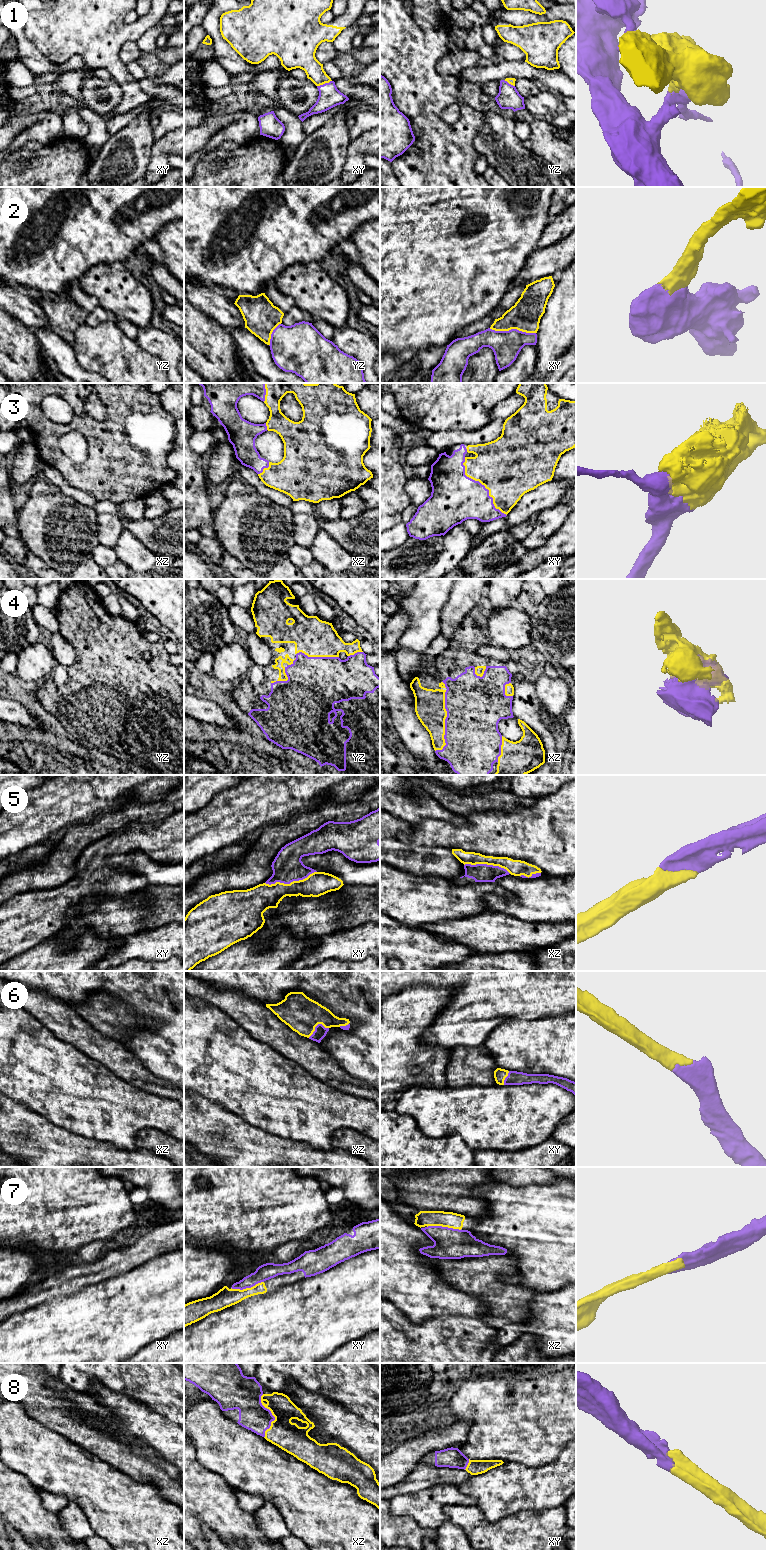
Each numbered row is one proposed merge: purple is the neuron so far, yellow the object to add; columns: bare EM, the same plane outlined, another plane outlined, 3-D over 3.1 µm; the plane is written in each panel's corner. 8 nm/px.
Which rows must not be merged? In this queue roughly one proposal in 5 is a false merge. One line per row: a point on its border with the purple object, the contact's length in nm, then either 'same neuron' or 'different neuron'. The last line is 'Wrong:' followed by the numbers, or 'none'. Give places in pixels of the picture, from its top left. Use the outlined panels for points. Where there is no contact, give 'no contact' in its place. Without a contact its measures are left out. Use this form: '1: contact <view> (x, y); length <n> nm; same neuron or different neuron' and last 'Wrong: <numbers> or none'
1: contact xy (325, 83); length 130 nm; same neuron
2: contact xy (512, 329); length 380 nm; different neuron
3: contact xy (481, 484); length 600 nm; same neuron
4: contact xz (445, 723); length 500 nm; same neuron
5: contact xy (290, 882); length 420 nm; same neuron
6: contact xz (316, 1026); length 190 nm; same neuron
7: contact xz (444, 1227); length 280 nm; same neuron
8: contact xz (272, 1415); length 360 nm; same neuron
Wrong: 2

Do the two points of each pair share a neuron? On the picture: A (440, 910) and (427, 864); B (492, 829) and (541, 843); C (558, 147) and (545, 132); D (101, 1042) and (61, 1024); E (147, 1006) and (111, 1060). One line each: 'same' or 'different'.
A: different
B: same
C: same
D: same
E: different

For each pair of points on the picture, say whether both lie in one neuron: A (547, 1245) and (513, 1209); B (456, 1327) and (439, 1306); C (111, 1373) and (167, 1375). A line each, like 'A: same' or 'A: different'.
A: same
B: different
C: same

